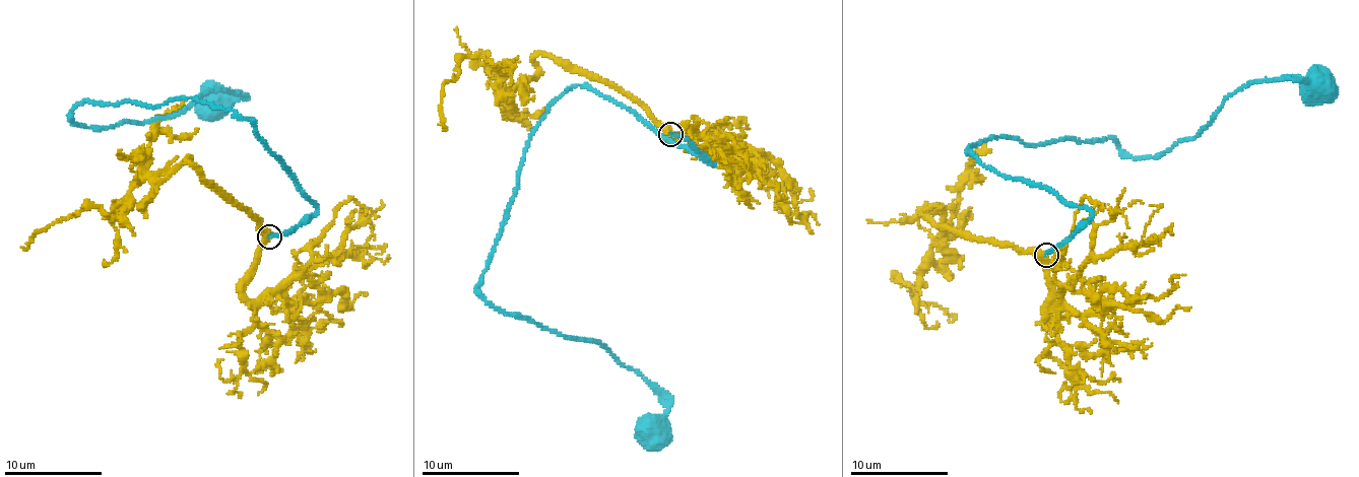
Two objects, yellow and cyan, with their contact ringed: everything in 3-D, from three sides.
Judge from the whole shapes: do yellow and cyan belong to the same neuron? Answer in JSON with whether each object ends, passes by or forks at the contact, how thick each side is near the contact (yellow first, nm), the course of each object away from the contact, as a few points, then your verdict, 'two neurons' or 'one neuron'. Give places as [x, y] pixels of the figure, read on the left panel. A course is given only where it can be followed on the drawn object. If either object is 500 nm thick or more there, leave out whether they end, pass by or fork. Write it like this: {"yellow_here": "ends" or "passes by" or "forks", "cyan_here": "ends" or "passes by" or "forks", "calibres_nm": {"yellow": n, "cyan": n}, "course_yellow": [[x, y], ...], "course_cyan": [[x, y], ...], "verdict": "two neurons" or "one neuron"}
{"yellow_here": "passes by", "cyan_here": "ends", "calibres_nm": {"yellow": 460, "cyan": 260}, "course_yellow": [[269, 235], [186, 158], [162, 179], [140, 181], [111, 222], [91, 207], [20, 247]], "course_cyan": [[269, 235], [316, 209], [233, 111], [72, 111], [101, 128], [243, 97], [216, 106]], "verdict": "one neuron"}

